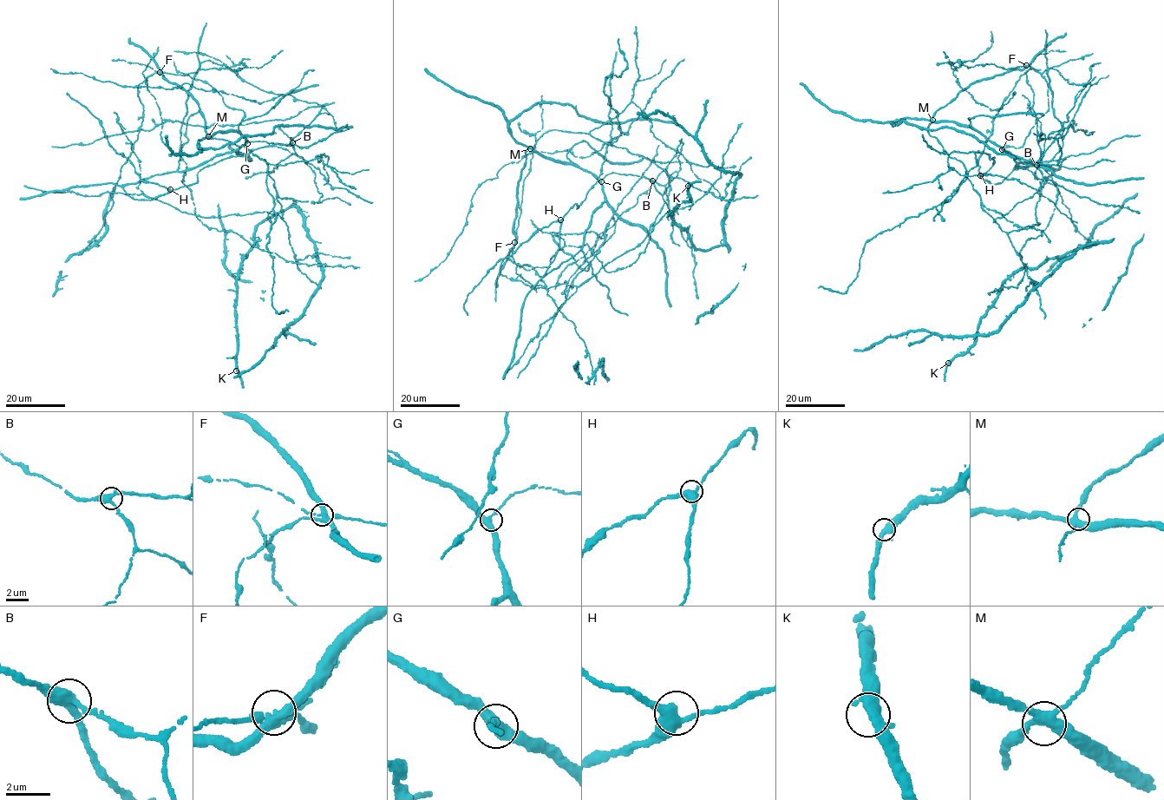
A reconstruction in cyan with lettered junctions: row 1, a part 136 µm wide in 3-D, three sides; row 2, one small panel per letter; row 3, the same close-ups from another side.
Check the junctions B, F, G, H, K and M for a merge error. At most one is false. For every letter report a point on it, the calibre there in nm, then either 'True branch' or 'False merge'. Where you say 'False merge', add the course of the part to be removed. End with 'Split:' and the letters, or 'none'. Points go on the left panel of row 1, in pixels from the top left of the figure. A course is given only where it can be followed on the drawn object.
B: Place: (292, 142). Thickness 360 nm. True branch
F: Place: (160, 72). Thickness 360 nm. False merge. Course of the part to remove: (160, 72), (183, 75), (199, 69), (222, 68), (236, 71), (242, 68), (260, 68), (282, 50)
G: Place: (247, 143). Thickness 360 nm. True branch
H: Place: (170, 189). Thickness 400 nm. True branch
K: Place: (236, 370). Thickness 360 nm. True branch
M: Place: (208, 136). Thickness 400 nm. True branch
Split: F

